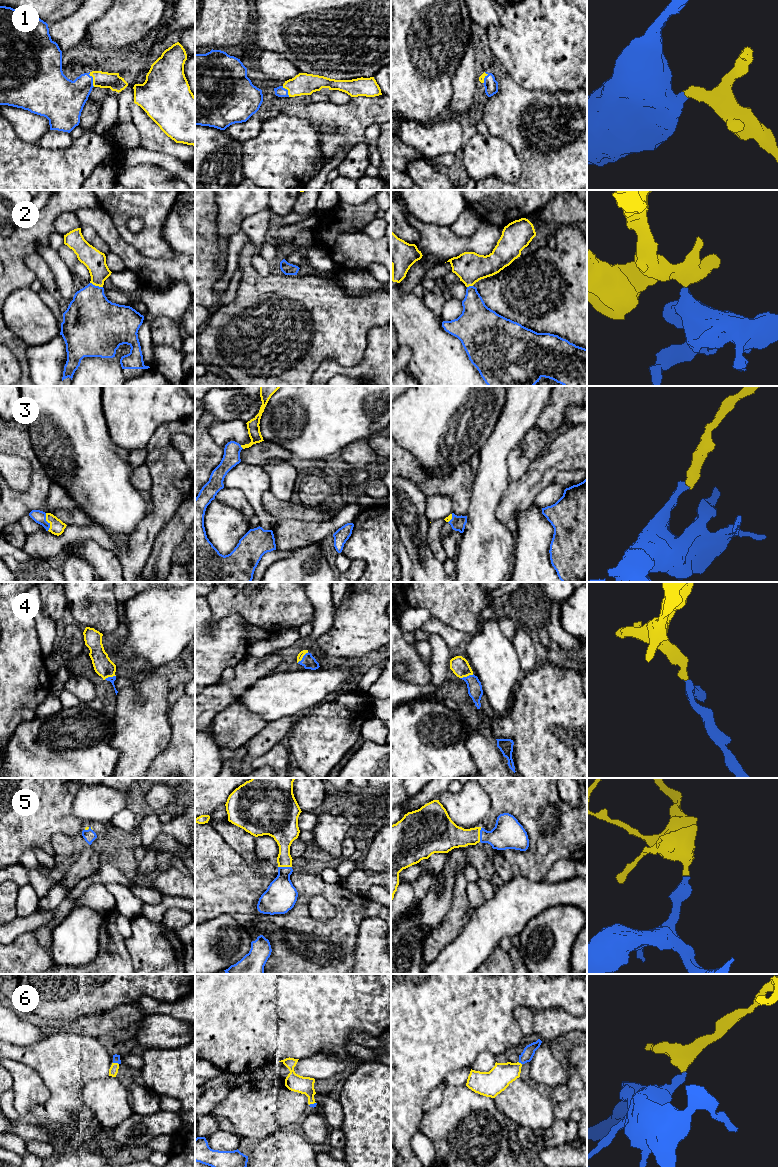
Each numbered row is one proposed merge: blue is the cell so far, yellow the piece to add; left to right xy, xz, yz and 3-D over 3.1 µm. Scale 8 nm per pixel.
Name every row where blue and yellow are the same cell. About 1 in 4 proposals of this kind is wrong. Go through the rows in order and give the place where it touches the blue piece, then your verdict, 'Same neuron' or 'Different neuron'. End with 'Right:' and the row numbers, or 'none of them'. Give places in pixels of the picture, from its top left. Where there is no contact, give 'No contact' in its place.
1: Touches blue at xy (92, 79). Same neuron
2: Touches blue at xy (96, 286). Same neuron
3: Touches blue at xy (47, 522). Same neuron
4: Touches blue at yz (467, 676). Same neuron
5: Touches blue at xz (285, 867). Same neuron
6: Touches blue at xy (116, 1062). Same neuron
Right: 1, 2, 3, 4, 5, 6

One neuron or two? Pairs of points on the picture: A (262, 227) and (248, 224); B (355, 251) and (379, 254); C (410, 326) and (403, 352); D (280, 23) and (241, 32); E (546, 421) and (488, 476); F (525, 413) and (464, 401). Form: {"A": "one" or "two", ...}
{"A": "one", "B": "one", "C": "two", "D": "two", "E": "two", "F": "two"}

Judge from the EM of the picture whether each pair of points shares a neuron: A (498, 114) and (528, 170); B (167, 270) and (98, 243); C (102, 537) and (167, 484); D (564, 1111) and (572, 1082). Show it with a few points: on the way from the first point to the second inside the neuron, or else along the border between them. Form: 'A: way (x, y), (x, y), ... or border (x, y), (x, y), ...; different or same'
A: way (512, 128), (523, 140), (528, 156); same
B: border (93, 229), (110, 250); different
C: way (125, 549), (128, 549), (150, 527), (163, 507); same
D: way (571, 1104), (574, 1101), (574, 1089); same

